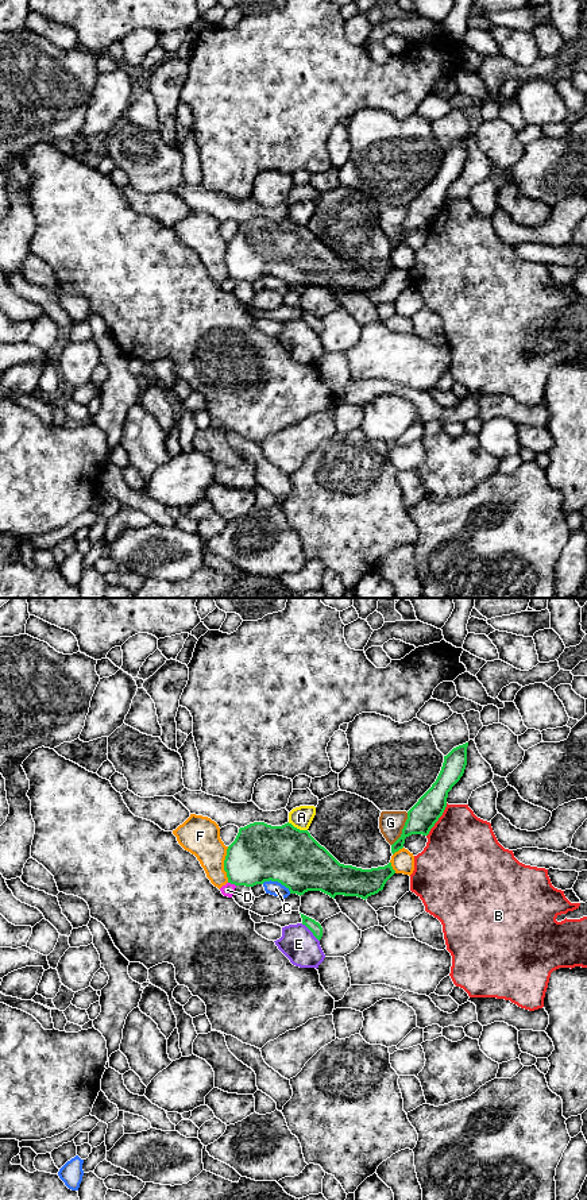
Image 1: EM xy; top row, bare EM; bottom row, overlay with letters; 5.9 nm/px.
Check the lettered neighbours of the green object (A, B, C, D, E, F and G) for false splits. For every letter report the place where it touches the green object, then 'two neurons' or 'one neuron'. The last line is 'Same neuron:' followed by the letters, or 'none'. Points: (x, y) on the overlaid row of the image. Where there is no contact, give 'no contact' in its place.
A: contact xy (296, 828); two neurons
B: contact xy (437, 820); two neurons
C: contact xy (277, 880); two neurons
D: contact xy (232, 883); two neurons
E: contact xy (311, 930); two neurons
F: contact xy (224, 864); two neurons
G: contact xy (402, 829); two neurons
Same neuron: none

